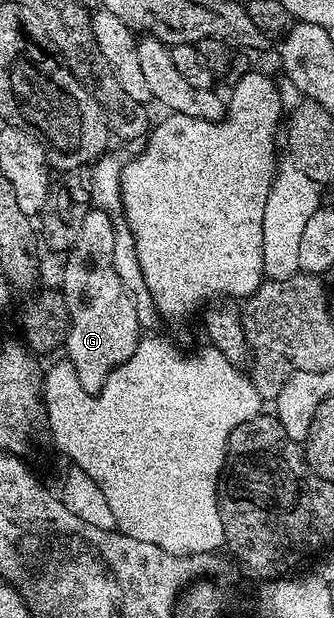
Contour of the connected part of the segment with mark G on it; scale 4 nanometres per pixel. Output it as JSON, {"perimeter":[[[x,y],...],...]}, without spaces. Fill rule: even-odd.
{"perimeter":[[[95,207],[89,208],[86,219],[82,219],[82,231],[78,231],[78,239],[74,247],[68,250],[64,261],[64,285],[62,292],[68,308],[68,335],[64,338],[63,348],[68,349],[66,360],[74,367],[78,375],[78,383],[87,393],[97,394],[106,383],[106,379],[138,347],[142,330],[138,323],[138,311],[132,302],[132,296],[126,291],[122,279],[118,279],[118,271],[114,271],[114,227],[113,214],[104,213]]]}

